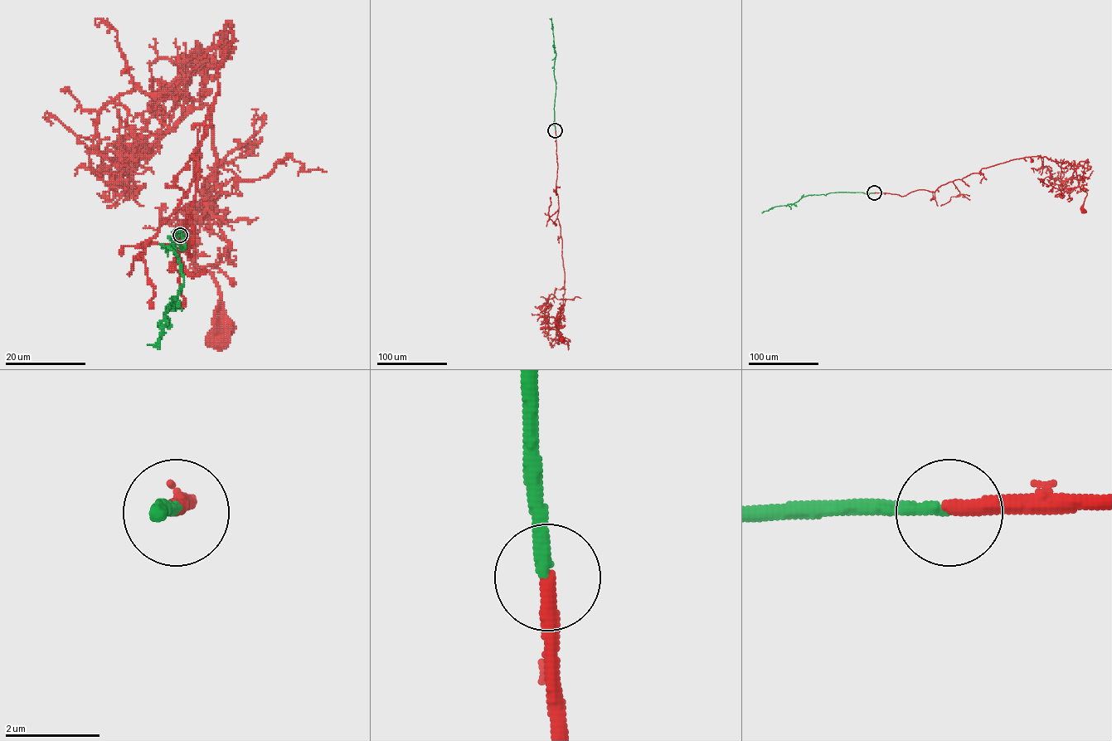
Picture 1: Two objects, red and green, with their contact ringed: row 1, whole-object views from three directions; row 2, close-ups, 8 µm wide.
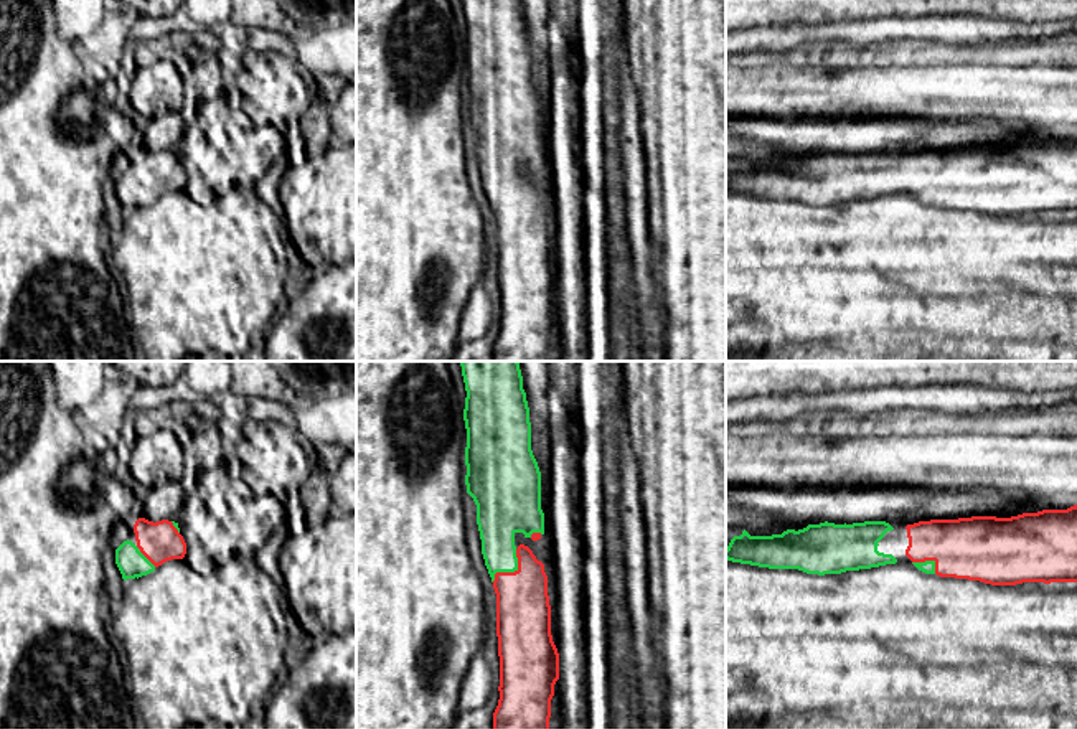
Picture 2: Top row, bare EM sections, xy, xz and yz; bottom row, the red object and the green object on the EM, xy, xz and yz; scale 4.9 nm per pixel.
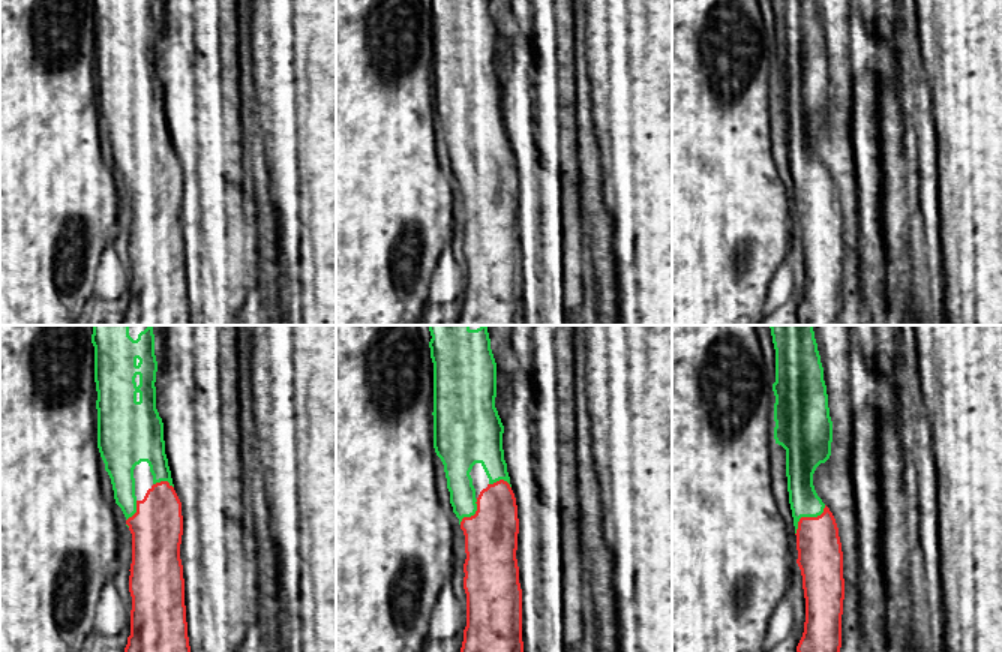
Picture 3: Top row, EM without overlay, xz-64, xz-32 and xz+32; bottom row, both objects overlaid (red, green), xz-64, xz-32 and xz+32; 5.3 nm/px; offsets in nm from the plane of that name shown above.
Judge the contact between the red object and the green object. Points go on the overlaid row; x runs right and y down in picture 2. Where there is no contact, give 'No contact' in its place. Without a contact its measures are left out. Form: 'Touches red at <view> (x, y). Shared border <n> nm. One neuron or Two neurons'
Touches red at xz (512, 573). Shared border 200 nm. One neuron

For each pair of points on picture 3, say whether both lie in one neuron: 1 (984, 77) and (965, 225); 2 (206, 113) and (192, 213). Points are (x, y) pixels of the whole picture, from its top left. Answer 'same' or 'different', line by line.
1: same
2: same

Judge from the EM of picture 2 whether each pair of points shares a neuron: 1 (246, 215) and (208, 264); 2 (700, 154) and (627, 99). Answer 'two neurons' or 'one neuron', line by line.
1: two neurons
2: two neurons

